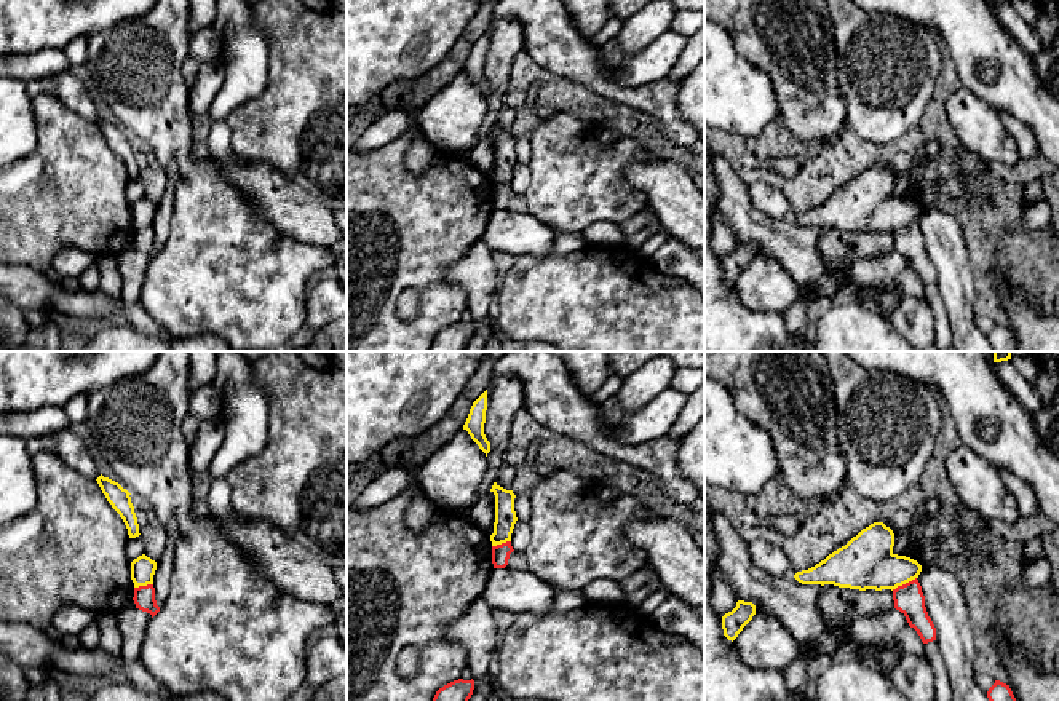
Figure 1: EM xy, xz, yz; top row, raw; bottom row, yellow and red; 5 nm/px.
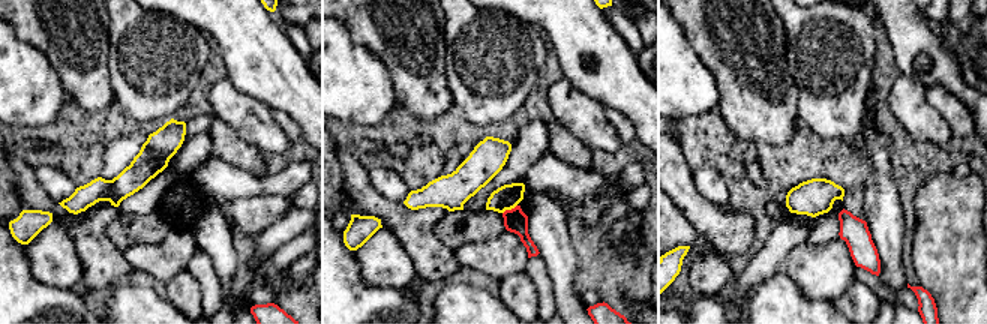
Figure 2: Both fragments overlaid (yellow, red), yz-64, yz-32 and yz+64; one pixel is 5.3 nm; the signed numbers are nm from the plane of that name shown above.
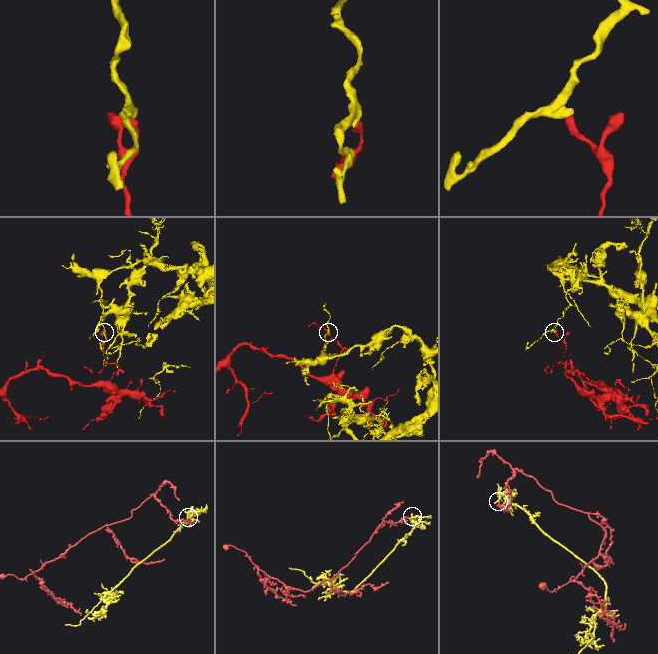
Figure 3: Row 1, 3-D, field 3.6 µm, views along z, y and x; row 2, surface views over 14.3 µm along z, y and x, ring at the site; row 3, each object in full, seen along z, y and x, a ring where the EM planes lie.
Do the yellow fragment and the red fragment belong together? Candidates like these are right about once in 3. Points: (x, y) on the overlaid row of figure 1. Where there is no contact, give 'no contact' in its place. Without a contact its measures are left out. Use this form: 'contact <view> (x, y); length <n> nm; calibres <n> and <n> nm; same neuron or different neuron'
contact yz (903, 583); length 140 nm; calibres 280 and 150 nm; different neuron

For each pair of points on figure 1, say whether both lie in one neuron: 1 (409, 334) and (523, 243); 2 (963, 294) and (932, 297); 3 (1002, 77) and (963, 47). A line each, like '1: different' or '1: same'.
1: different
2: different
3: same

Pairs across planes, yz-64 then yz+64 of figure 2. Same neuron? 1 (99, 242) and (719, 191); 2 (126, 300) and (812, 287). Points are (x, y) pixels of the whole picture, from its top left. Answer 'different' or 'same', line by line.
1: different
2: different

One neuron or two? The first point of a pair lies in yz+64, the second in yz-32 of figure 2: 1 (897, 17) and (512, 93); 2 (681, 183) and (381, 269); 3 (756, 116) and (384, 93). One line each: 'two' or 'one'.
1: two
2: two
3: two

